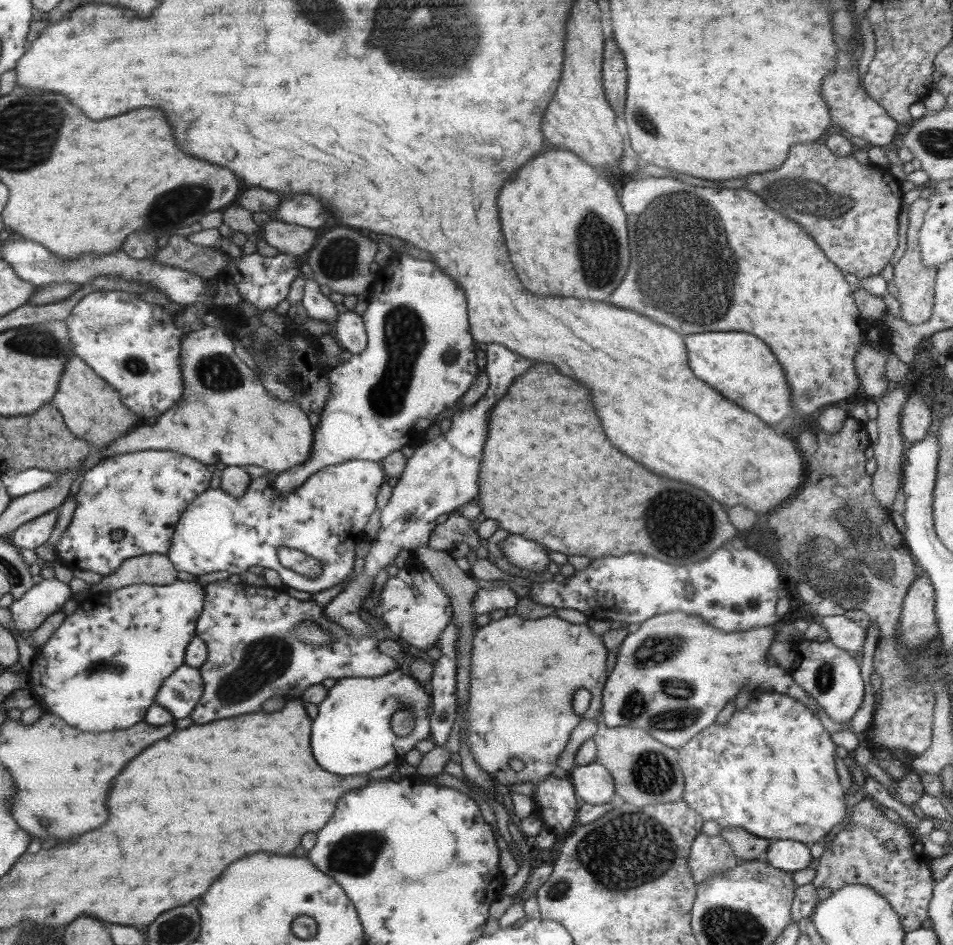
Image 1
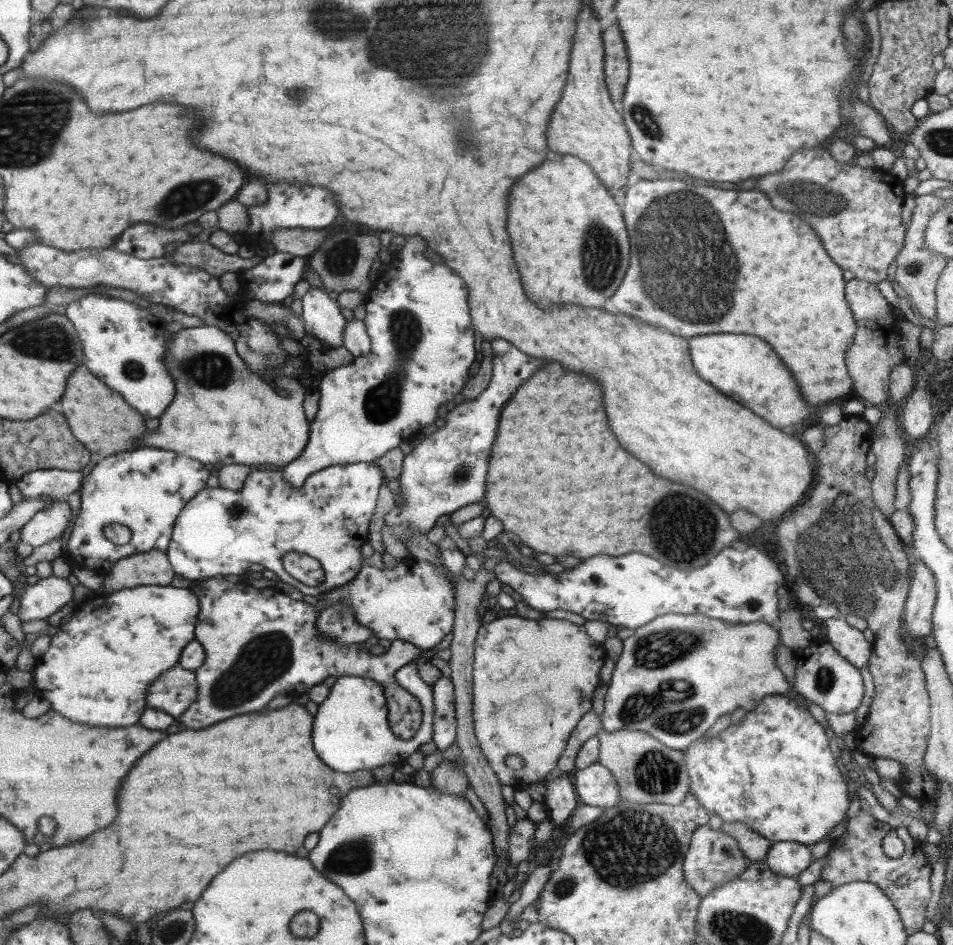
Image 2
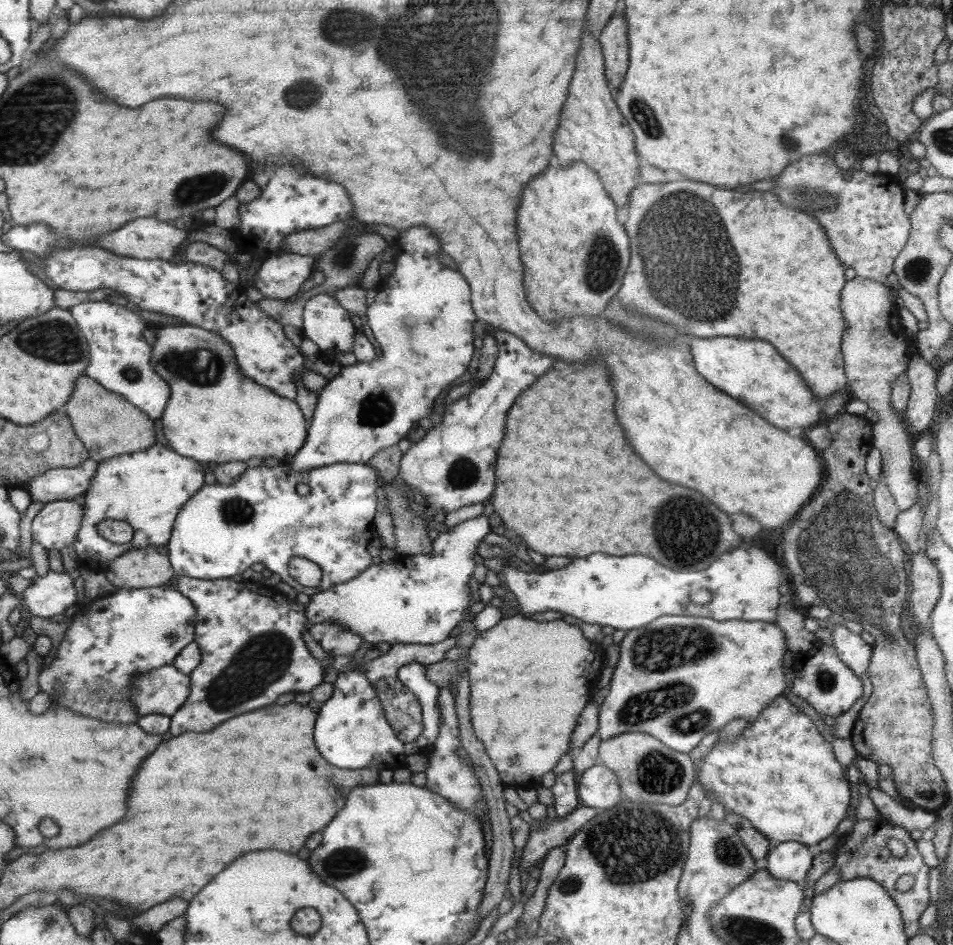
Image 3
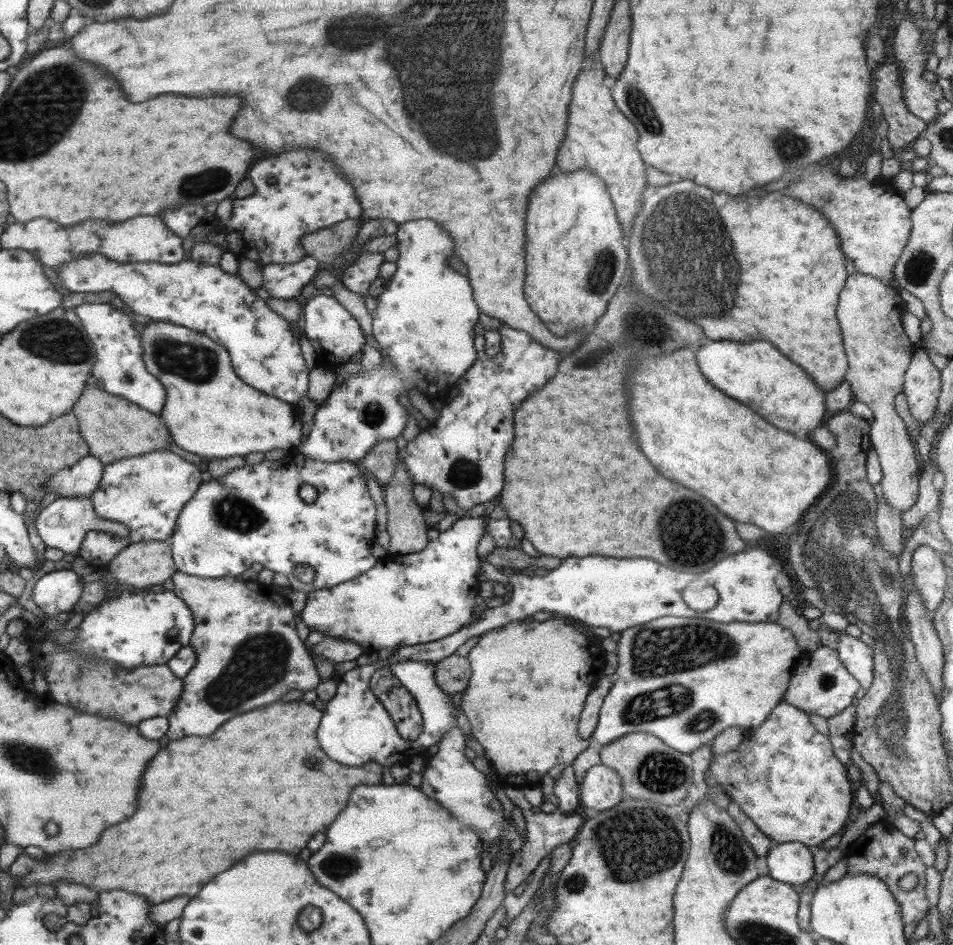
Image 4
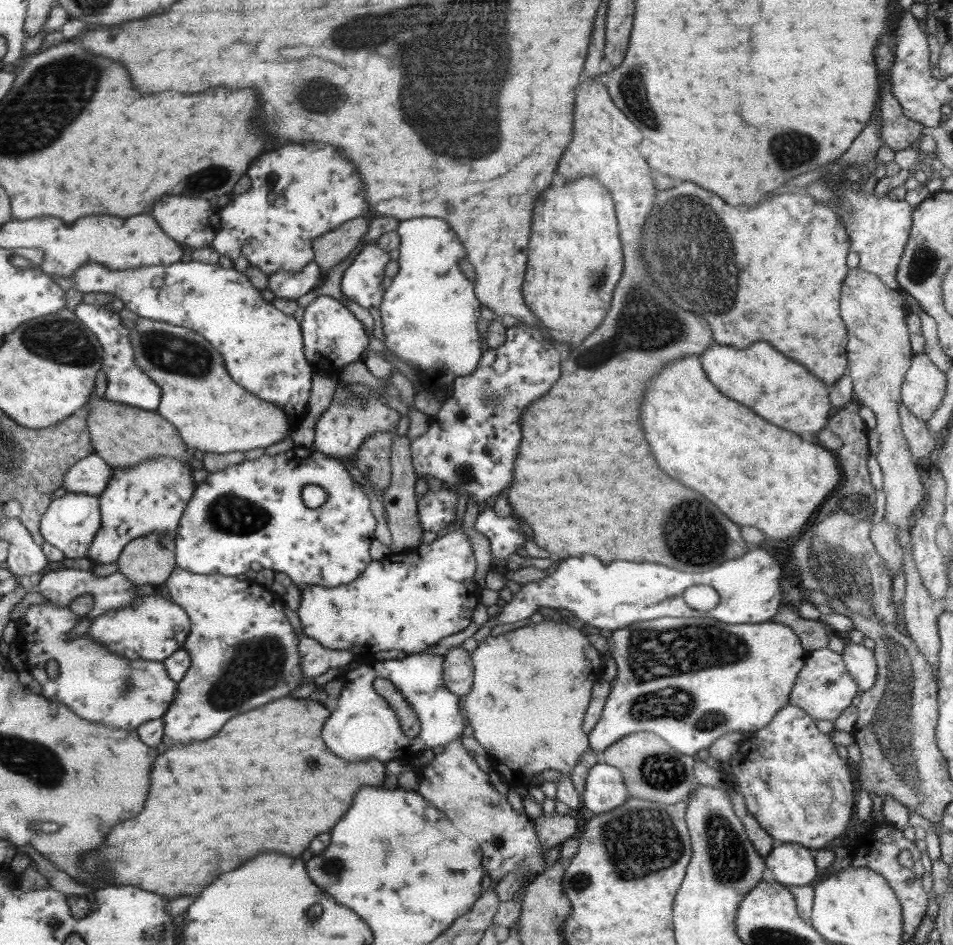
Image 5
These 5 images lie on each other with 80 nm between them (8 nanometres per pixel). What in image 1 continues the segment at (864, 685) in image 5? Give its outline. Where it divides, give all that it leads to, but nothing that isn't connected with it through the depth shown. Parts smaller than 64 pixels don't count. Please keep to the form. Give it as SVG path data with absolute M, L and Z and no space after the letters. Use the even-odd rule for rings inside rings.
M835 614L817 618L818 623L826 628L829 640L838 648L849 652L854 657L861 658L861 650L867 635L867 630L860 627L845 615Z

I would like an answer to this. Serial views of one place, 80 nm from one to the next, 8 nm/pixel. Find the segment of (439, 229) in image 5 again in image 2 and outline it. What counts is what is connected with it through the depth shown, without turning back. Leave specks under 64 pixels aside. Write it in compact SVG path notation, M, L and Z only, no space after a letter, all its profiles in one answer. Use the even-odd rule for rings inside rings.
M410 236L406 238L406 244L402 246L402 250L394 252L391 256L391 262L383 267L378 275L378 280L374 283L378 290L382 290L384 294L366 294L366 317L364 323L366 325L366 331L371 341L370 353L364 357L360 357L358 361L352 361L346 366L338 366L334 370L329 370L324 373L319 386L316 388L320 393L320 400L317 414L314 420L309 423L309 439L306 443L305 449L302 454L299 454L298 458L294 462L290 462L286 467L282 469L283 477L290 483L290 486L294 488L300 488L303 482L314 472L323 470L328 466L335 465L348 465L358 462L375 462L378 458L382 458L383 454L386 454L390 449L396 448L402 444L411 440L415 434L422 431L422 429L428 424L432 424L437 419L437 410L441 404L446 404L452 400L454 396L460 394L463 388L466 386L466 381L470 378L468 371L474 362L476 362L476 336L474 330L472 330L472 320L470 320L470 312L468 306L468 292L466 292L466 286L462 282L462 278L458 278L450 268L446 268L444 264L434 264L430 262L426 256L424 256L424 250L426 250L426 244L422 238L418 236ZM386 372L388 376L392 376L389 384L392 384L392 390L386 390Z

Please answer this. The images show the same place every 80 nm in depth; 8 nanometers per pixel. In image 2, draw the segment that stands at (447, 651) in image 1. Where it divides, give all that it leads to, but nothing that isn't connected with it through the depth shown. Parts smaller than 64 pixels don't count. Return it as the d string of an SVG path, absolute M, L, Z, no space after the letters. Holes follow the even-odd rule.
M441 673L441 677L431 687L434 695L432 740L437 750L446 750L457 739L453 682Z

